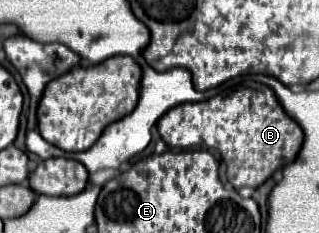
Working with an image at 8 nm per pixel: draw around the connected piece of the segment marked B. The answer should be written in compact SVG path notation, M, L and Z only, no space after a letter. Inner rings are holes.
M253 84L227 98L217 96L205 102L179 104L157 120L157 130L171 150L203 146L203 142L215 140L213 146L219 150L227 166L227 178L235 190L241 190L243 186L261 186L277 168L293 162L303 142L299 124L285 114L277 96L265 84Z

